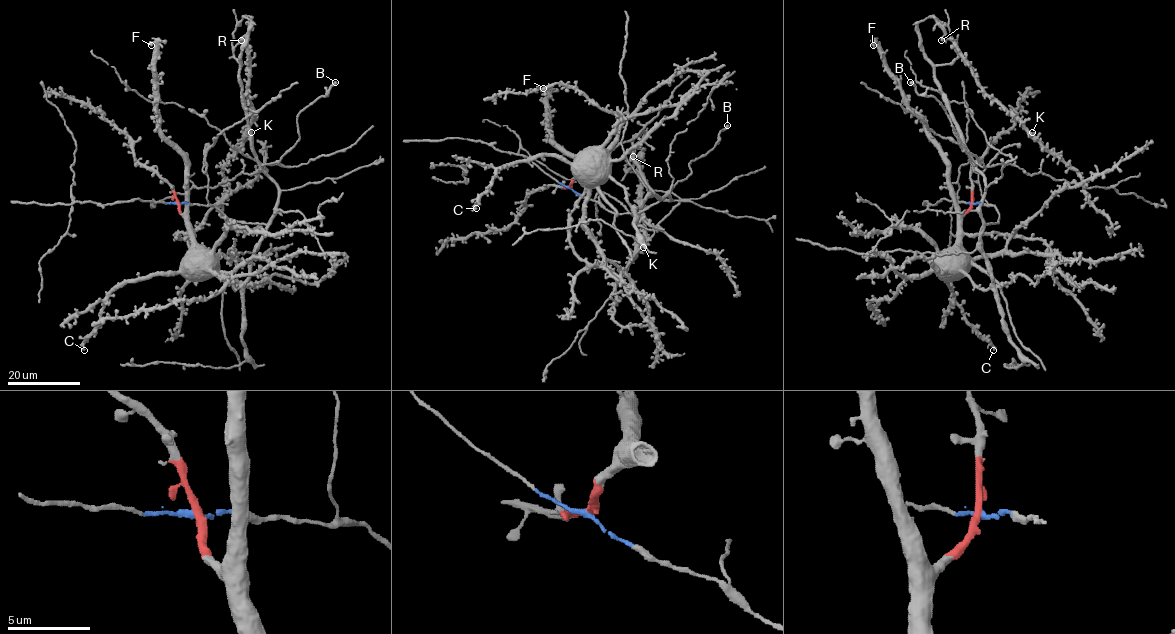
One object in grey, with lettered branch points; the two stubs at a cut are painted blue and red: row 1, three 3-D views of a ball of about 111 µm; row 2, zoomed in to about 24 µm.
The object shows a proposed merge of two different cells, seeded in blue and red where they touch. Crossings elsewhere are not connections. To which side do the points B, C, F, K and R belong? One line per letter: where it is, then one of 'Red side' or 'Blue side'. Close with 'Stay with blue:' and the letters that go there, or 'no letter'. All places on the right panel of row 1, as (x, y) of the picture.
B: Place: (910, 82). Blue side
C: Place: (993, 350). Red side
F: Place: (873, 45). Red side
K: Place: (1032, 132). Blue side
R: Place: (941, 40). Blue side
Stay with blue: B, K, R

